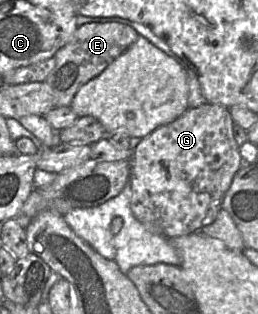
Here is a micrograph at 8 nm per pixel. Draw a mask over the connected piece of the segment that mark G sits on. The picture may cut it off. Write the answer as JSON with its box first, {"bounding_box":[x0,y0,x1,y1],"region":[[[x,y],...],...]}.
{"bounding_box":[130,103,242,239],"region":[[[210,103],[188,108],[173,122],[142,138],[133,150],[130,177],[132,213],[150,232],[168,239],[199,232],[217,217],[224,196],[242,164],[229,108]]]}

